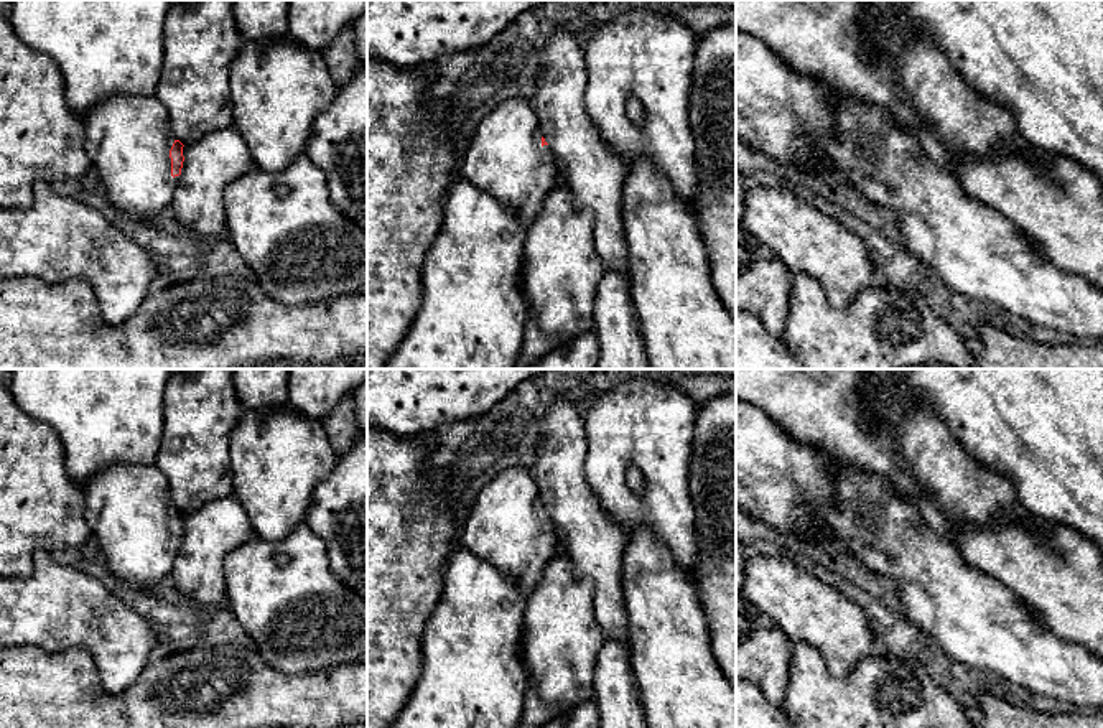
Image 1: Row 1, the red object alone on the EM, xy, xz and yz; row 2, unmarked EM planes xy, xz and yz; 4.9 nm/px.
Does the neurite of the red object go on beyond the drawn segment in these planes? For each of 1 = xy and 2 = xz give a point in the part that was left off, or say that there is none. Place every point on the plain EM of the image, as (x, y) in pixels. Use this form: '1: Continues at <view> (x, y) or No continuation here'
1: Continues at xy (129, 506)
2: Continues at xz (504, 527)

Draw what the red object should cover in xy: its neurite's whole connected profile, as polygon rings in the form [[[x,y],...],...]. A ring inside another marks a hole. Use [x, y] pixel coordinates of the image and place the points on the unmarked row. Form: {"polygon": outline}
{"polygon": [[[115,463],[84,486],[86,520],[100,557],[130,588],[151,590],[170,576],[183,537],[183,512],[156,464]]]}

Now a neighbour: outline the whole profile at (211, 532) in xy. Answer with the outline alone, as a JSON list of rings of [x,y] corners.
[[[230,494],[183,516],[183,537],[168,580],[193,603],[226,603],[224,557],[255,535],[240,502]]]

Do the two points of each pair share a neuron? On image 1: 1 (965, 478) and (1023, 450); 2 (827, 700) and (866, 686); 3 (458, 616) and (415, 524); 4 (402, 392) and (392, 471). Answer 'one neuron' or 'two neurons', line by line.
1: two neurons
2: one neuron
3: two neurons
4: two neurons

